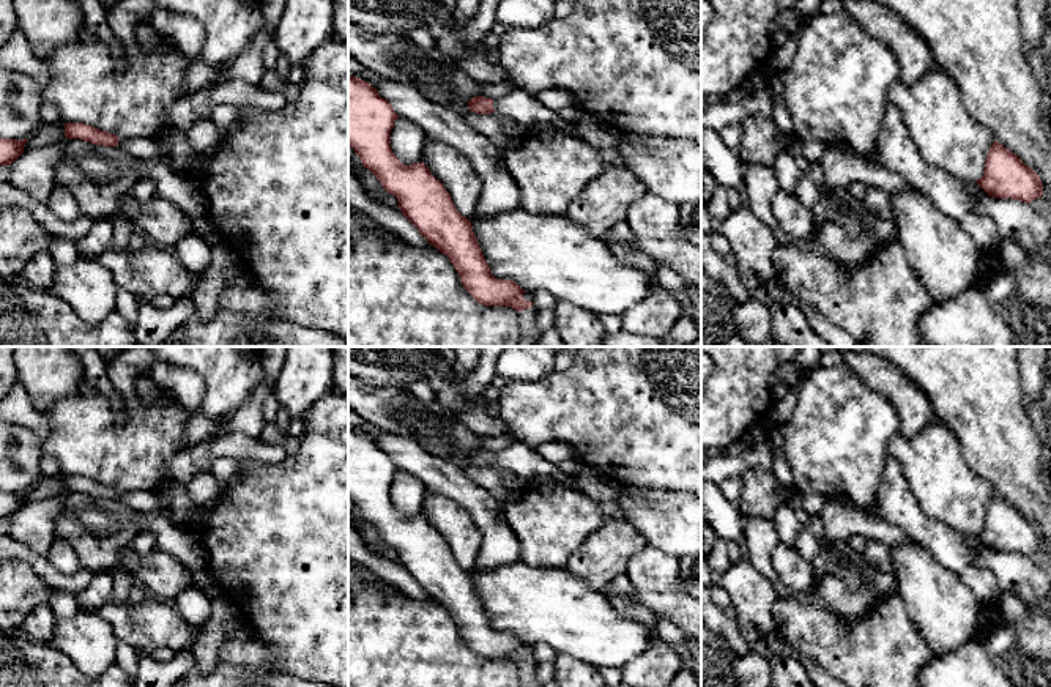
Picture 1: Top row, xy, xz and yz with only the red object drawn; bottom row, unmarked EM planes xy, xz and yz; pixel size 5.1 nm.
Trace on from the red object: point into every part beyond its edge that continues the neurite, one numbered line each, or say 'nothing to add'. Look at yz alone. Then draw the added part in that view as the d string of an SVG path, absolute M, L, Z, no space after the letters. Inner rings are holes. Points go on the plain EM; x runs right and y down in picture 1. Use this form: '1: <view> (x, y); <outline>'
nothing to add

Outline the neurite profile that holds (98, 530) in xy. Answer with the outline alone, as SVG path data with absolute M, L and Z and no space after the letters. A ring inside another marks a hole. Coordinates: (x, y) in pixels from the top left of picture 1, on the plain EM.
M65 492L61 499L55 537L72 547L85 570L99 574L118 567L121 550L140 533L136 511L118 499L93 498L80 492Z

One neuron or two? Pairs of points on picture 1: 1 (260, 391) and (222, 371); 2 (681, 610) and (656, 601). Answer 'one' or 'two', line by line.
1: two
2: one

